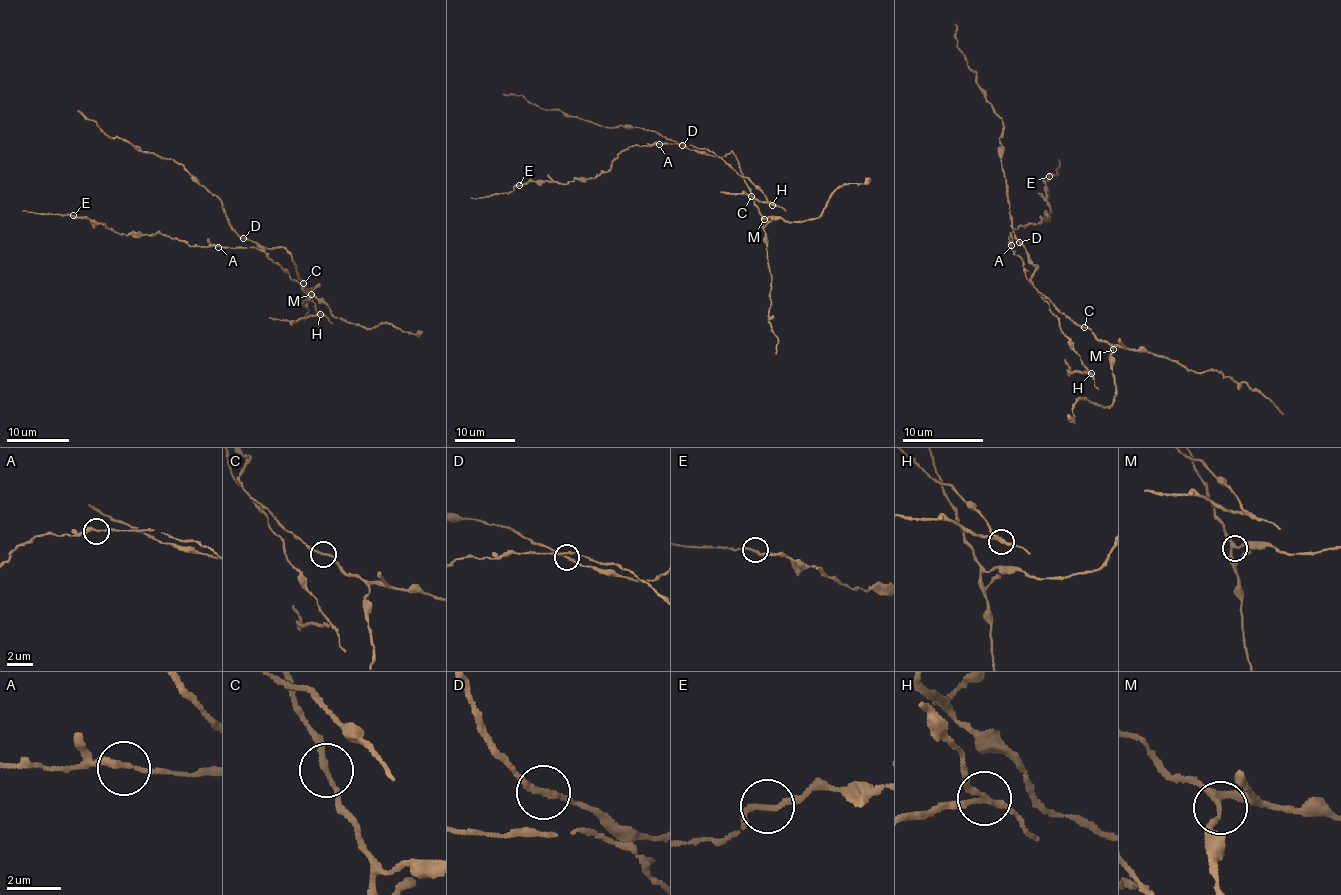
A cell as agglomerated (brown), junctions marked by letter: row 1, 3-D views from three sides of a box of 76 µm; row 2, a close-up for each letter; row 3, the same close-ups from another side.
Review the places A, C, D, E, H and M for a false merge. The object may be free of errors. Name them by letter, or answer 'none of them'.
H

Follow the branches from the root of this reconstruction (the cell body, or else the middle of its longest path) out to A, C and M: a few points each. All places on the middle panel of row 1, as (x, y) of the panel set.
A: (704, 153), (703, 148), (686, 144), (659, 144)
C: (704, 153), (724, 157), (731, 152), (738, 162), (751, 196)
M: (704, 153), (724, 157), (731, 152), (736, 158), (753, 202), (764, 219)

